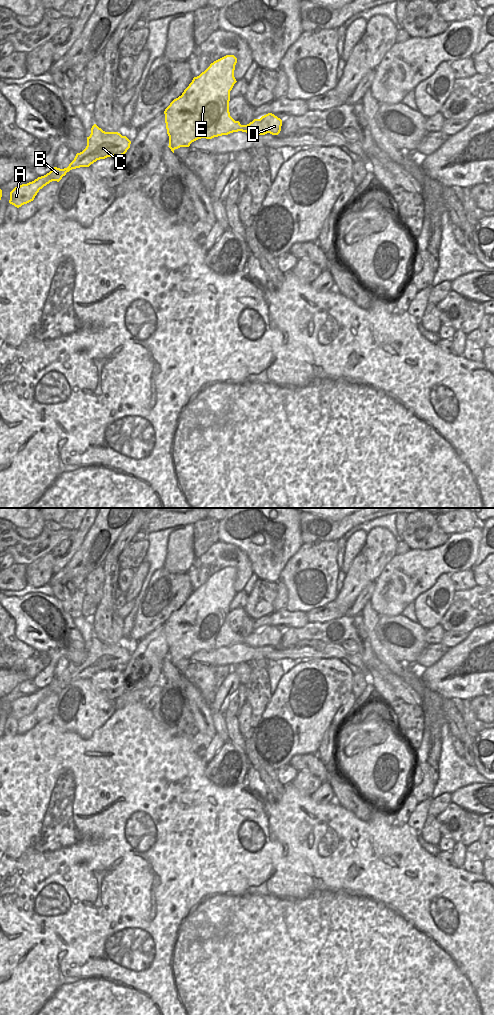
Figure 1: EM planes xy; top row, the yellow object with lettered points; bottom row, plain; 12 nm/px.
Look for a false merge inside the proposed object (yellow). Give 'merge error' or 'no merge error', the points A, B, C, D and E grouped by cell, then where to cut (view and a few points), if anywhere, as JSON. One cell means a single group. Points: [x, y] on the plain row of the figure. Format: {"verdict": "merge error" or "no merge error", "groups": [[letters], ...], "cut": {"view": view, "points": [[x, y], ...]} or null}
{"verdict": "no merge error", "groups": [["A", "B", "C", "D", "E"]], "cut": null}

